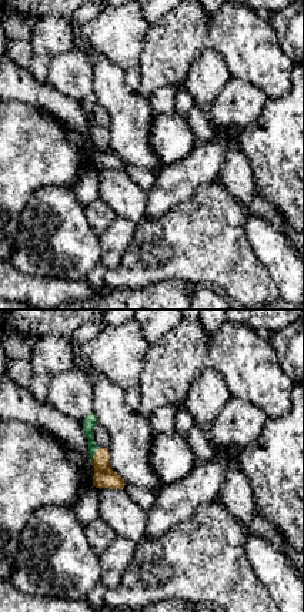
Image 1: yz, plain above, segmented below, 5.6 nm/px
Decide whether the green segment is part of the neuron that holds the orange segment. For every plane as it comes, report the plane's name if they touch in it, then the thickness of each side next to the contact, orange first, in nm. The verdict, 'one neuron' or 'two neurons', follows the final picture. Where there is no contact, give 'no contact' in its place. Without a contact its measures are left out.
contact in yz; calibres 120 and 80 nm

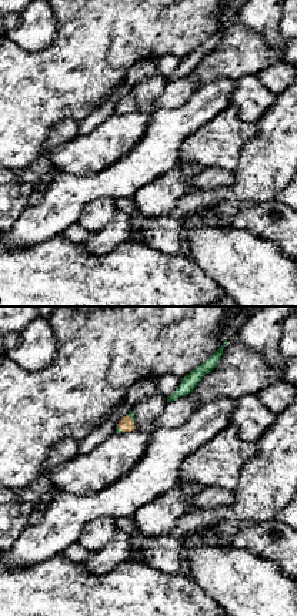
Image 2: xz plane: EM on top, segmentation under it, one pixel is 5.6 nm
contact in xz; calibres 80 and 40 nm

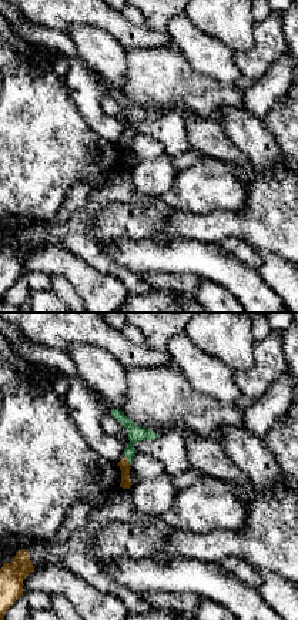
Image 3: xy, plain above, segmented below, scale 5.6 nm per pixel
contact in xy; calibres 60 and 100 nm

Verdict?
two neurons

